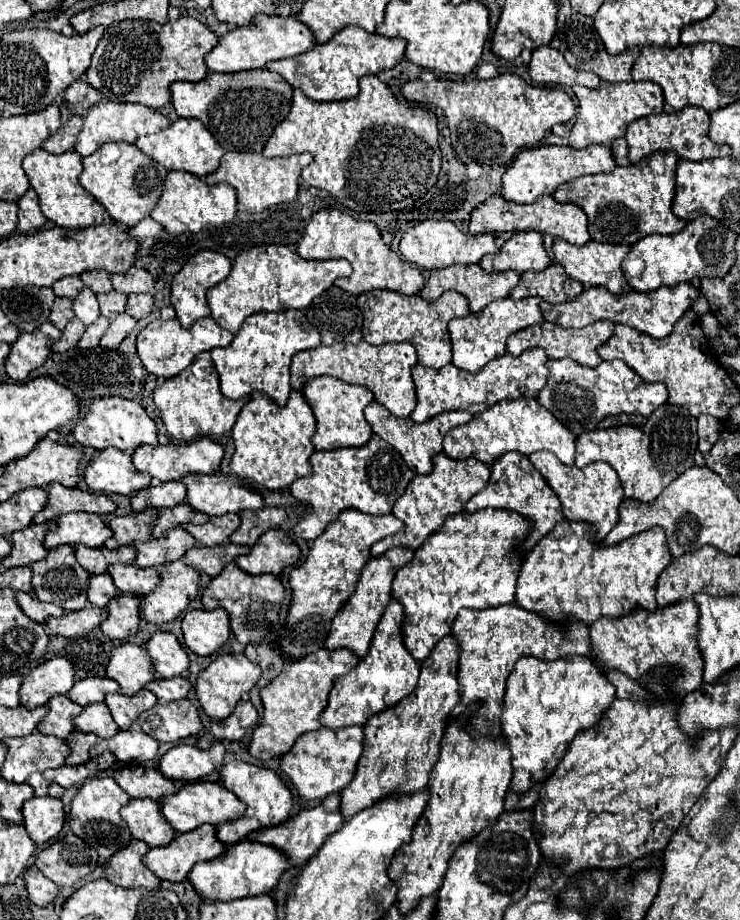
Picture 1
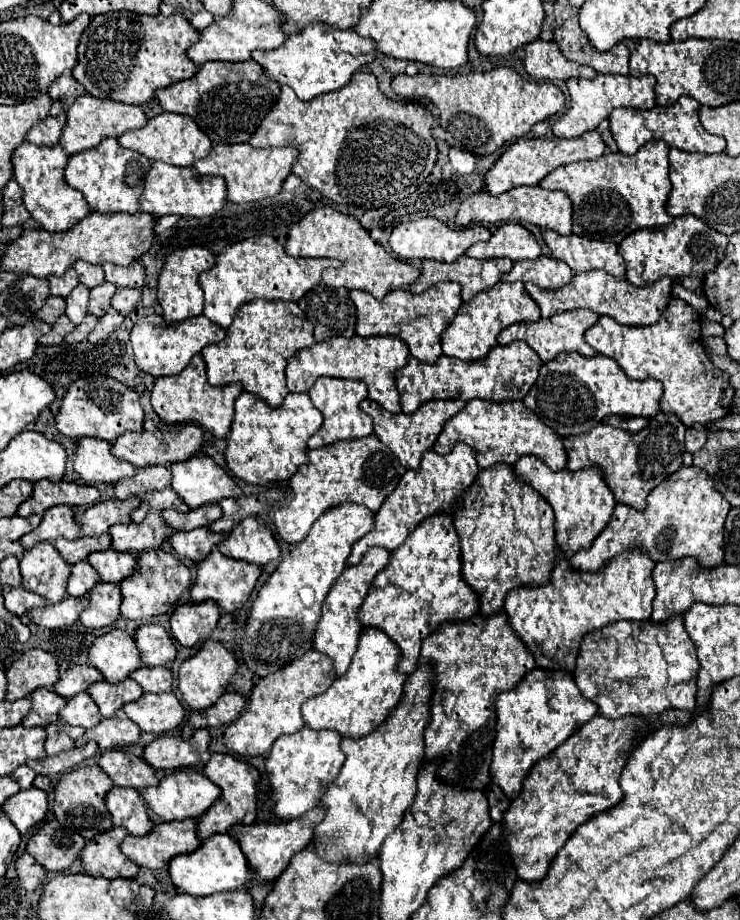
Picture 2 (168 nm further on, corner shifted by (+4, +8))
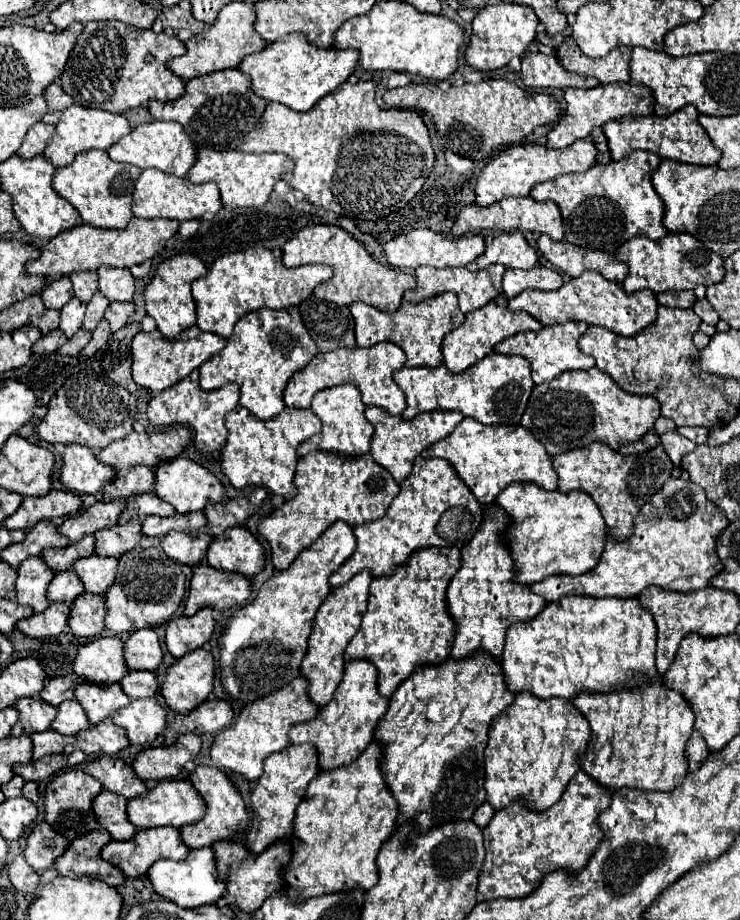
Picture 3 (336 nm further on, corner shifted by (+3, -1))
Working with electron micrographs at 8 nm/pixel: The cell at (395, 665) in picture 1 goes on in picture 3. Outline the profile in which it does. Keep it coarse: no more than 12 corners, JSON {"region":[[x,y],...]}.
{"region":[[348,662],[334,698],[296,724],[322,772],[374,740],[388,700],[372,662]]}

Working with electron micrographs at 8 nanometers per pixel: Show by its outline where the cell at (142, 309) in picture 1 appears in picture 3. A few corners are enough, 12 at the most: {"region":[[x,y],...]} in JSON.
{"region":[[112,302],[104,318],[116,332],[130,322],[132,302]]}

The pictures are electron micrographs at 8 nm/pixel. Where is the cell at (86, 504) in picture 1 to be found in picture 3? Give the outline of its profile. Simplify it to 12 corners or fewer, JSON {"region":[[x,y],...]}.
{"region":[[50,490],[24,498],[4,520],[8,530],[30,530],[46,518],[72,516],[80,496]]}

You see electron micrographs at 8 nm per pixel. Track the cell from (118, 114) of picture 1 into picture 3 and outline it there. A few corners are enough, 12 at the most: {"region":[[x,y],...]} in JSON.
{"region":[[66,108],[44,148],[54,166],[108,150],[130,132],[122,114]]}

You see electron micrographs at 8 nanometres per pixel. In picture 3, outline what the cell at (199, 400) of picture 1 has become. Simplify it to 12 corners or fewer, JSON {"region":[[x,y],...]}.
{"region":[[198,370],[148,402],[154,426],[184,424],[198,452],[226,442],[240,390],[202,390]]}

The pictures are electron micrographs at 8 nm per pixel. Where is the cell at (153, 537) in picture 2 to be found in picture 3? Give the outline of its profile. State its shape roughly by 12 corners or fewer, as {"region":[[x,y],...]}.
{"region":[[140,520],[94,534],[96,556],[122,556],[140,540]]}

